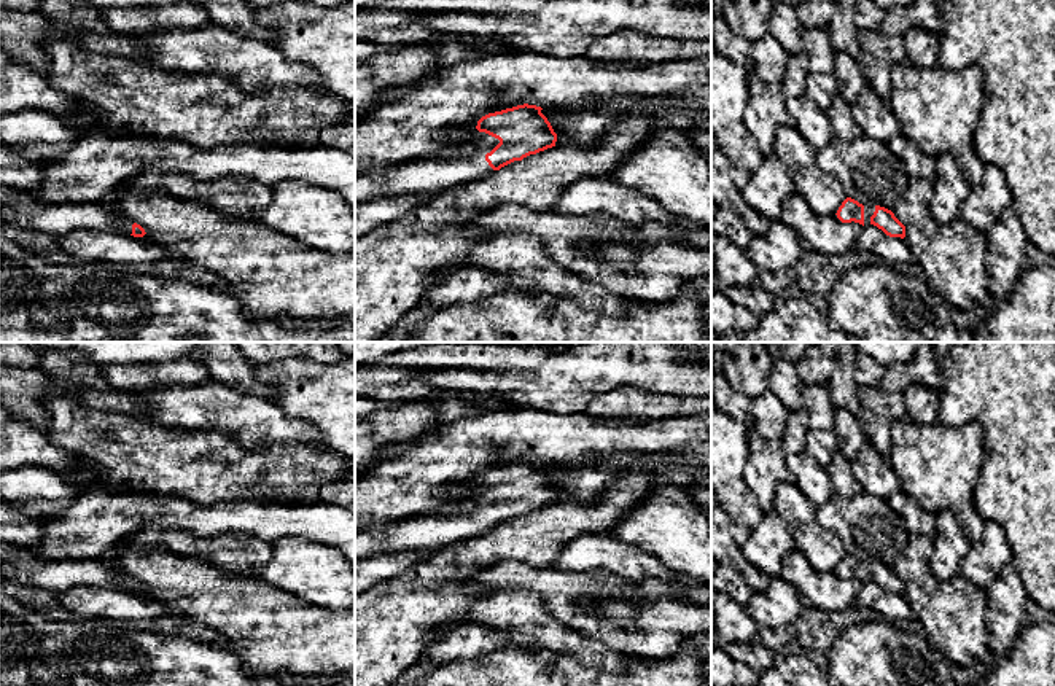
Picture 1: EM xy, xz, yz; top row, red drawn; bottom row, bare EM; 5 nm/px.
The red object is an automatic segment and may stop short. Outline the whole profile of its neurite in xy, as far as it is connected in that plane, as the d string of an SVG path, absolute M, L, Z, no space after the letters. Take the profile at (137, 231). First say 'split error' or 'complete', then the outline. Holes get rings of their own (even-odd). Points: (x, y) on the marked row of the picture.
split error; M0 188L0 223L45 234L49 240L80 228L124 232L143 237L145 229L126 220L110 204L64 202L49 205L25 189Z

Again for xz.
split error; M524 103L489 113L477 121L476 127L469 129L469 138L452 142L436 156L369 167L355 177L355 204L404 194L438 194L450 186L485 178L514 161L555 146L557 134L541 110L541 107Z

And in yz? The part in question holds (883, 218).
split error; M847 197L837 210L837 218L842 223L874 224L890 237L905 237L905 226L894 213L880 205L862 205L858 201Z

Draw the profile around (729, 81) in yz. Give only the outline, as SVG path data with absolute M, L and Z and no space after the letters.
M711 45L711 135L734 166L753 175L761 169L764 154L743 121L748 102L746 70Z

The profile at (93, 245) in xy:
M80 228L51 239L76 261L86 263L145 263L158 264L170 259L165 247L142 240L130 234L92 228Z

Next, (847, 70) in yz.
M837 54L834 76L839 83L840 95L851 105L861 91L867 86L866 75L861 70L859 59L848 54Z

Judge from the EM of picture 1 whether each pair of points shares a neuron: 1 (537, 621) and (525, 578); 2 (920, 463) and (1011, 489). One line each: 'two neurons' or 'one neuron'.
1: two neurons
2: two neurons

